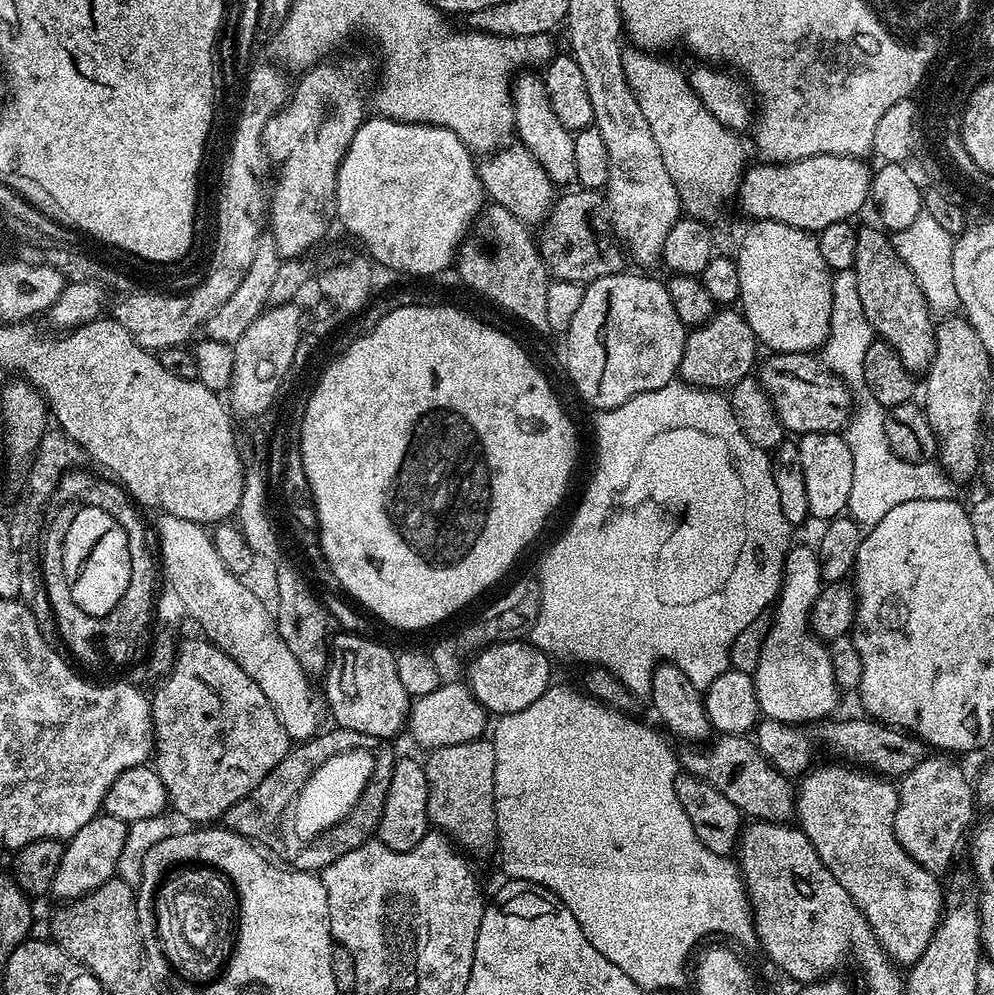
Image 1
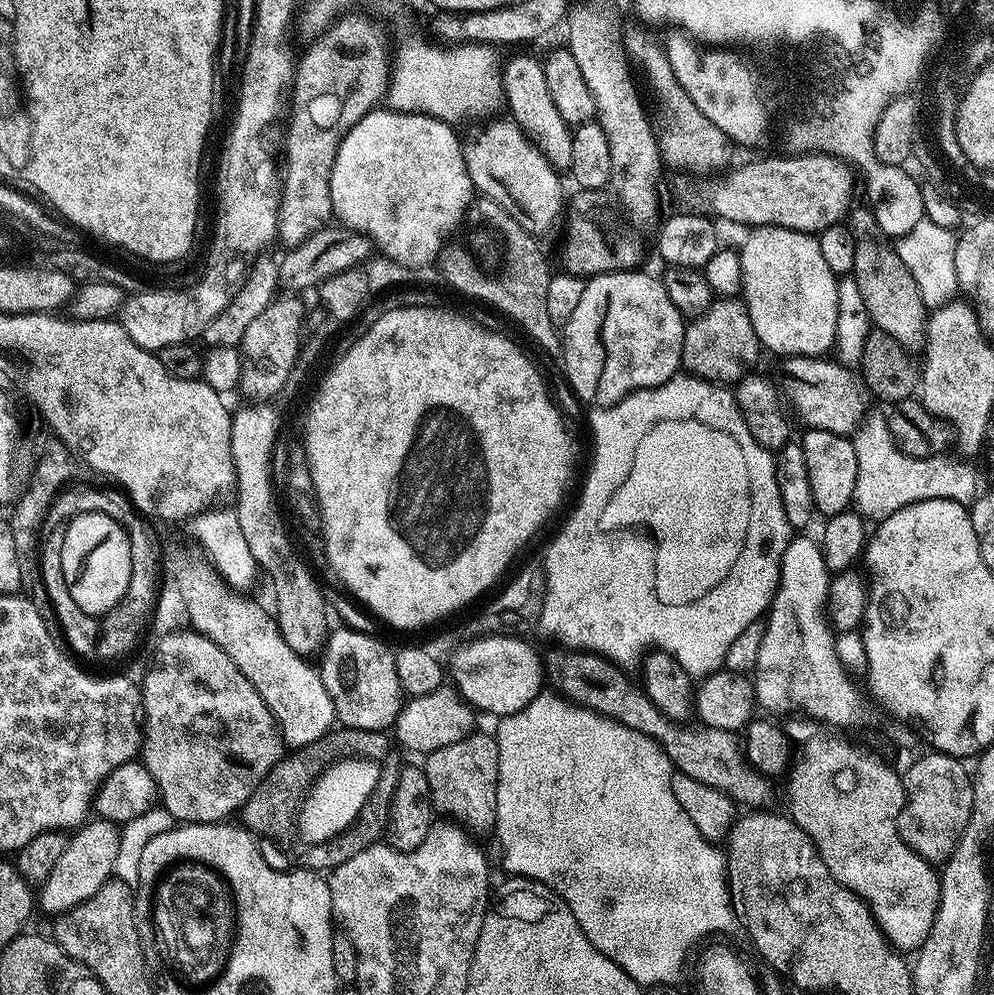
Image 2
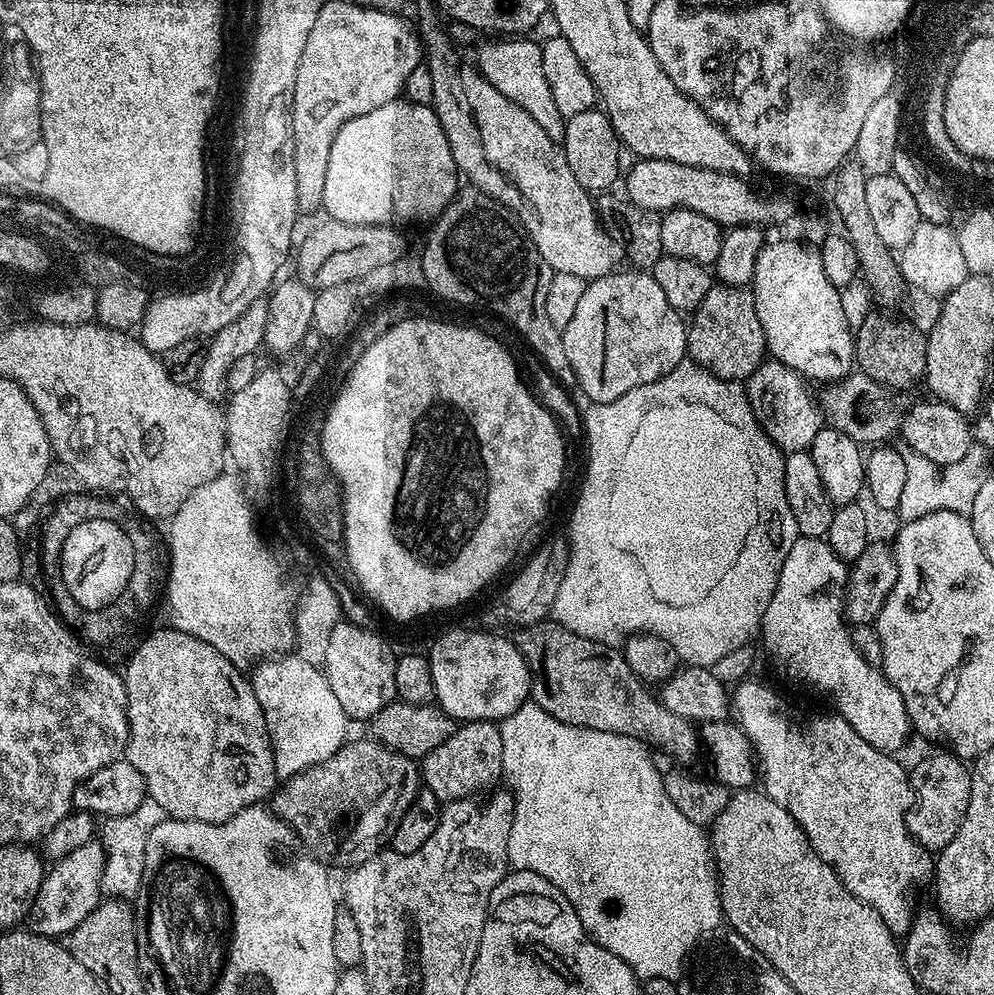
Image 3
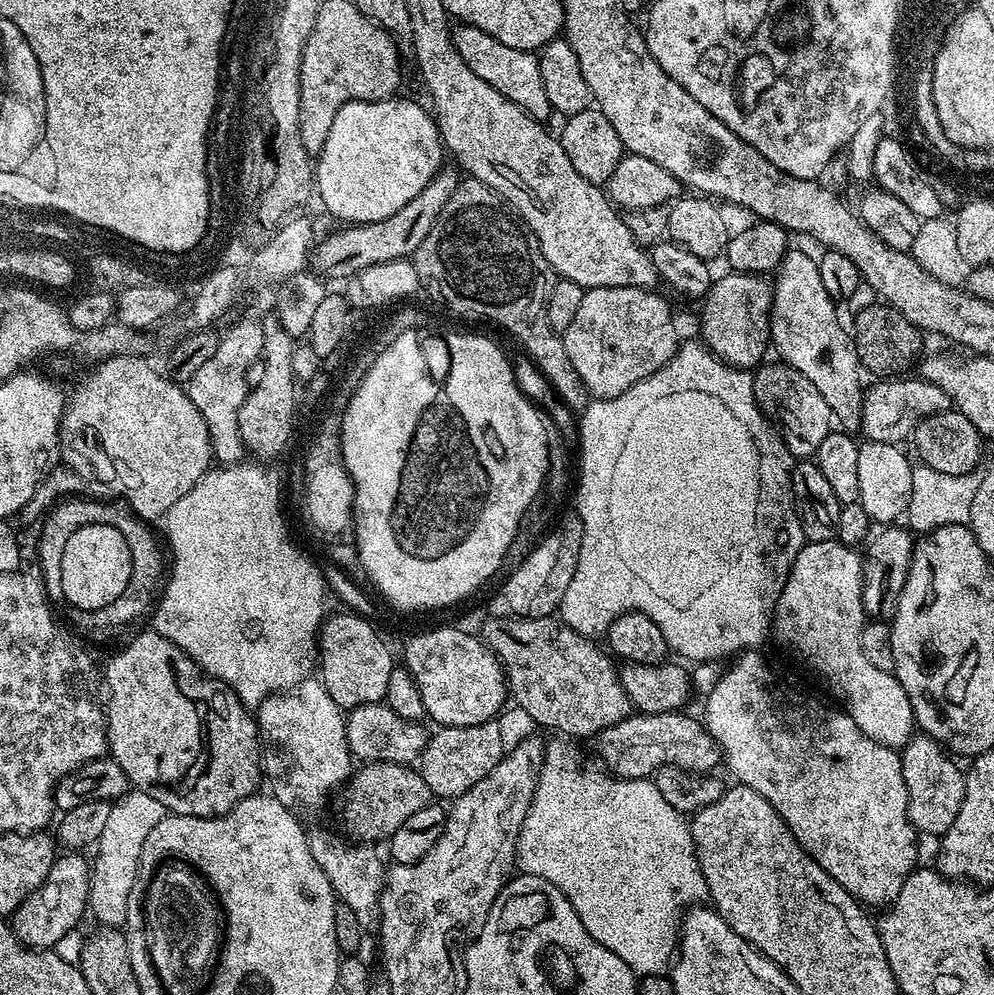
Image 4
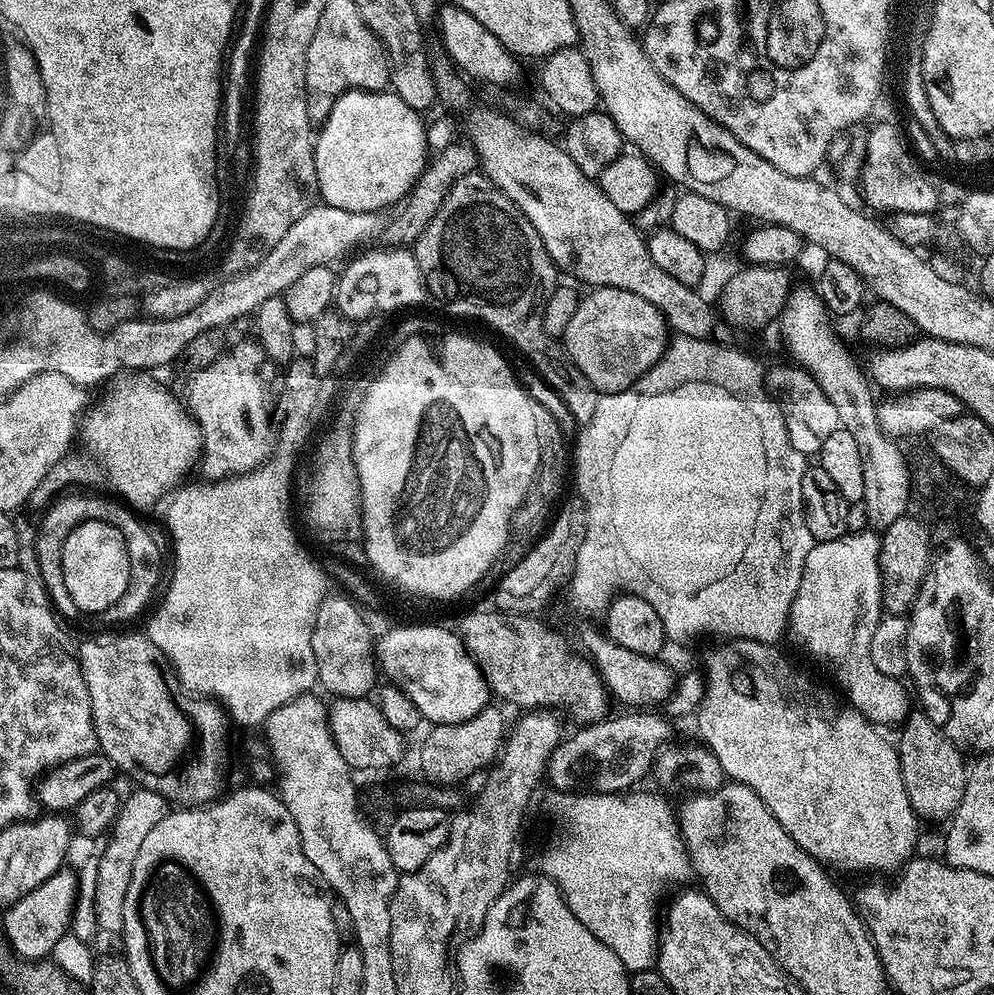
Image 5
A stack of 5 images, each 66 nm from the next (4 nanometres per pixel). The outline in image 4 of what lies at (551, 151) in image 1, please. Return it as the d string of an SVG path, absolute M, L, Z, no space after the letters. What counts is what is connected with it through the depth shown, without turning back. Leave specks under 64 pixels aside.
M457 23L452 30L454 46L458 54L498 94L502 94L510 102L519 104L529 116L541 122L547 121L547 116L553 115L550 106L550 98L546 96L546 86L542 86L542 70L540 69L540 57L536 52L527 52L526 50L516 50L514 46L505 46L503 42L498 42L498 38L490 38L486 30L478 30L478 26L473 24Z

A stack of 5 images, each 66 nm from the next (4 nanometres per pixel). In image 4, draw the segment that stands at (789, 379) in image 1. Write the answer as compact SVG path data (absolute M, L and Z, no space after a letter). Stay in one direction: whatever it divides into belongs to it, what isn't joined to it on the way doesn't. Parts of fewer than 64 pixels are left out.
M880 378L873 388L864 394L864 405L860 411L860 432L864 440L903 445L904 439L915 433L916 425L939 412L949 411L953 407L952 399L934 382L923 378L916 380L898 380L902 378Z

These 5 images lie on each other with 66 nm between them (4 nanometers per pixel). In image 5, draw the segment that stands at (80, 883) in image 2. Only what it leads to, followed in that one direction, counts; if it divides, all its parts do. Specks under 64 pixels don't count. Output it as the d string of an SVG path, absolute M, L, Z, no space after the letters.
M67 866L58 871L42 886L30 890L18 902L7 905L4 912L2 935L21 960L42 960L51 957L54 946L69 931L72 912L75 910L77 881L75 873Z

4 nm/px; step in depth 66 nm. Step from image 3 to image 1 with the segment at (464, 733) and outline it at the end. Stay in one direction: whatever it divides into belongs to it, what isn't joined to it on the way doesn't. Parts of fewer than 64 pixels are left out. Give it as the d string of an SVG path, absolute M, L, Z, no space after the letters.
M481 738L458 746L438 748L429 751L427 756L424 773L428 779L429 821L449 837L456 836L455 843L465 853L484 856L491 848L493 851L497 839L494 746L491 739Z

